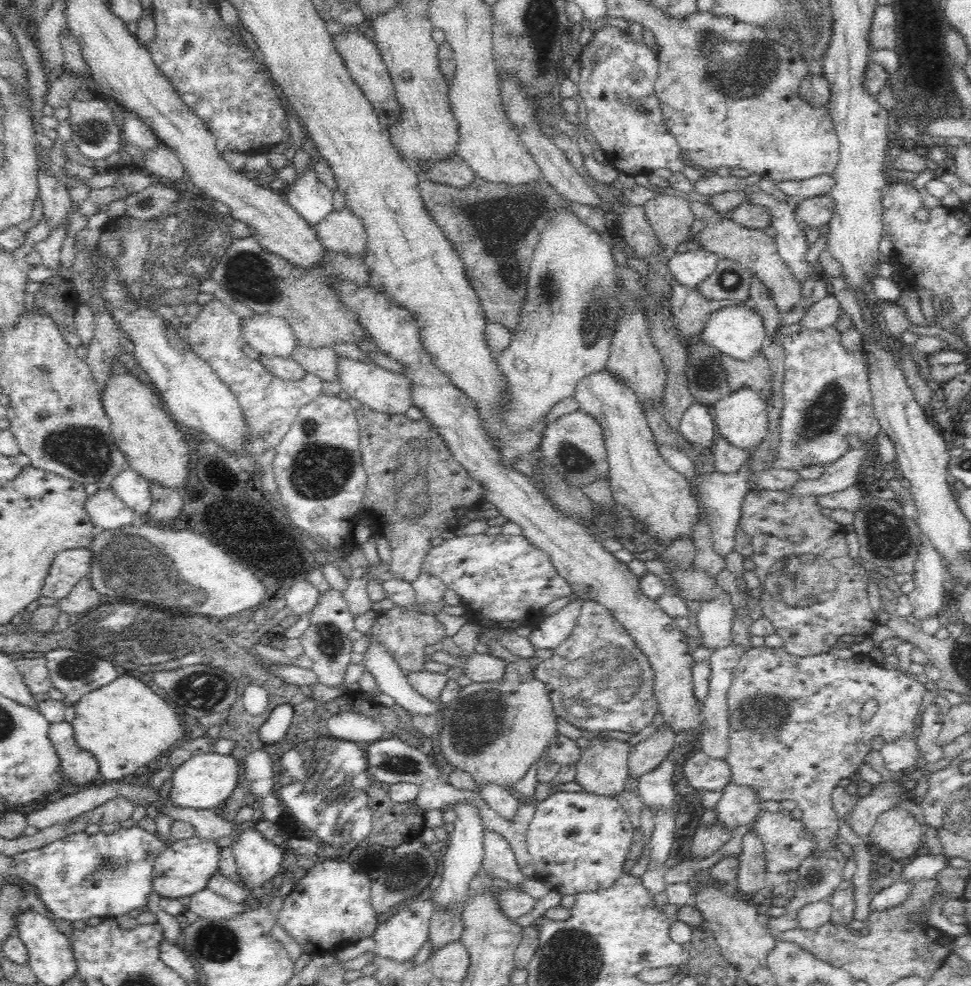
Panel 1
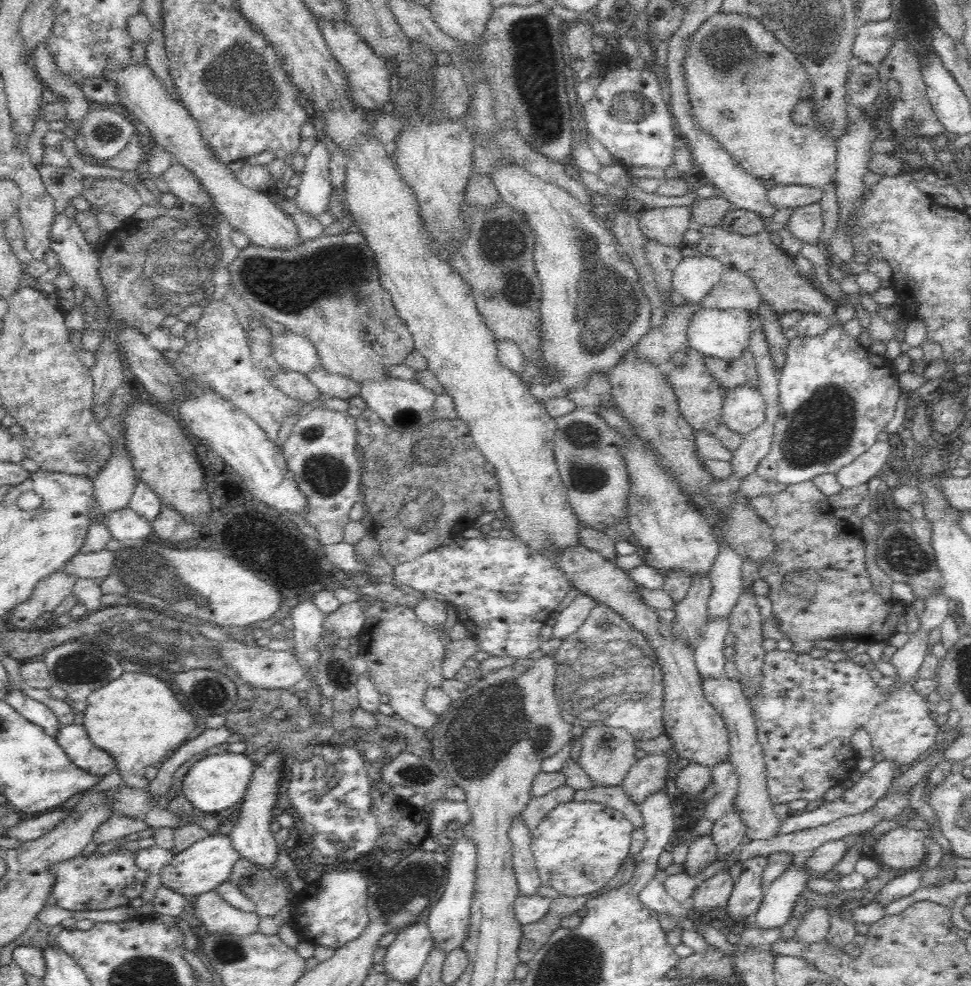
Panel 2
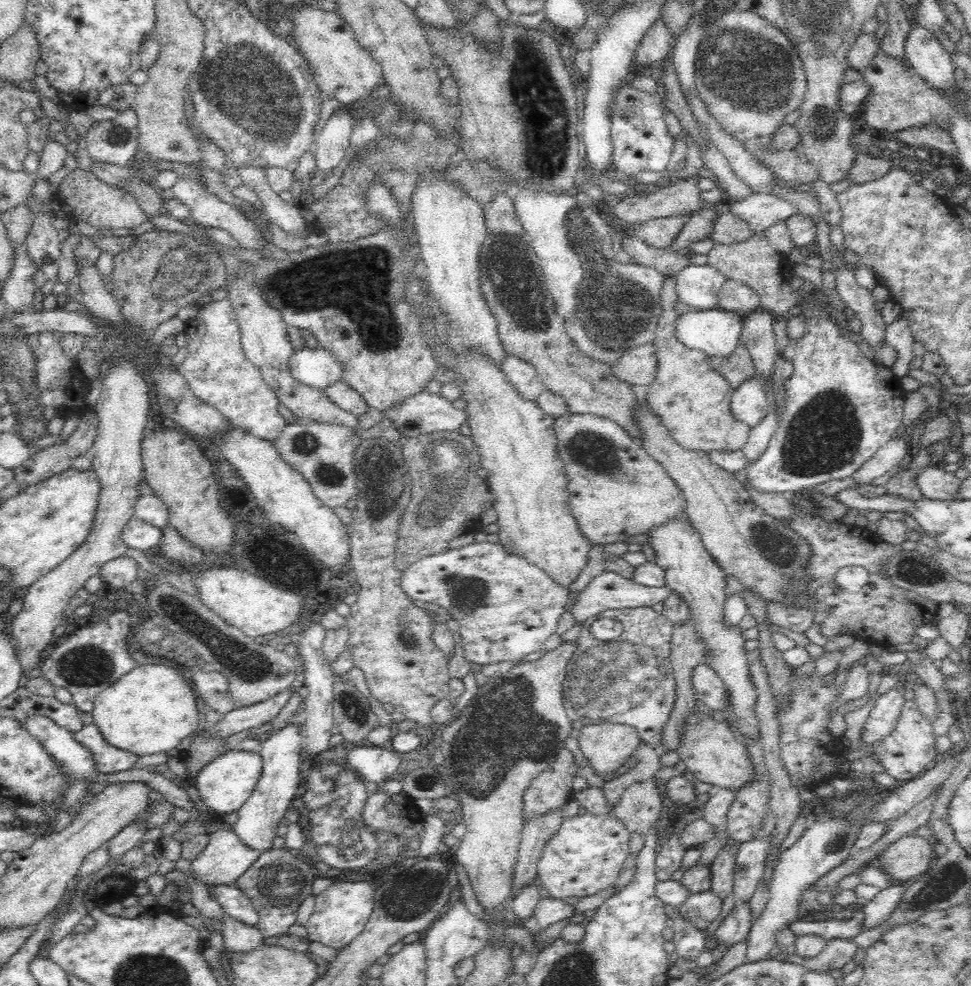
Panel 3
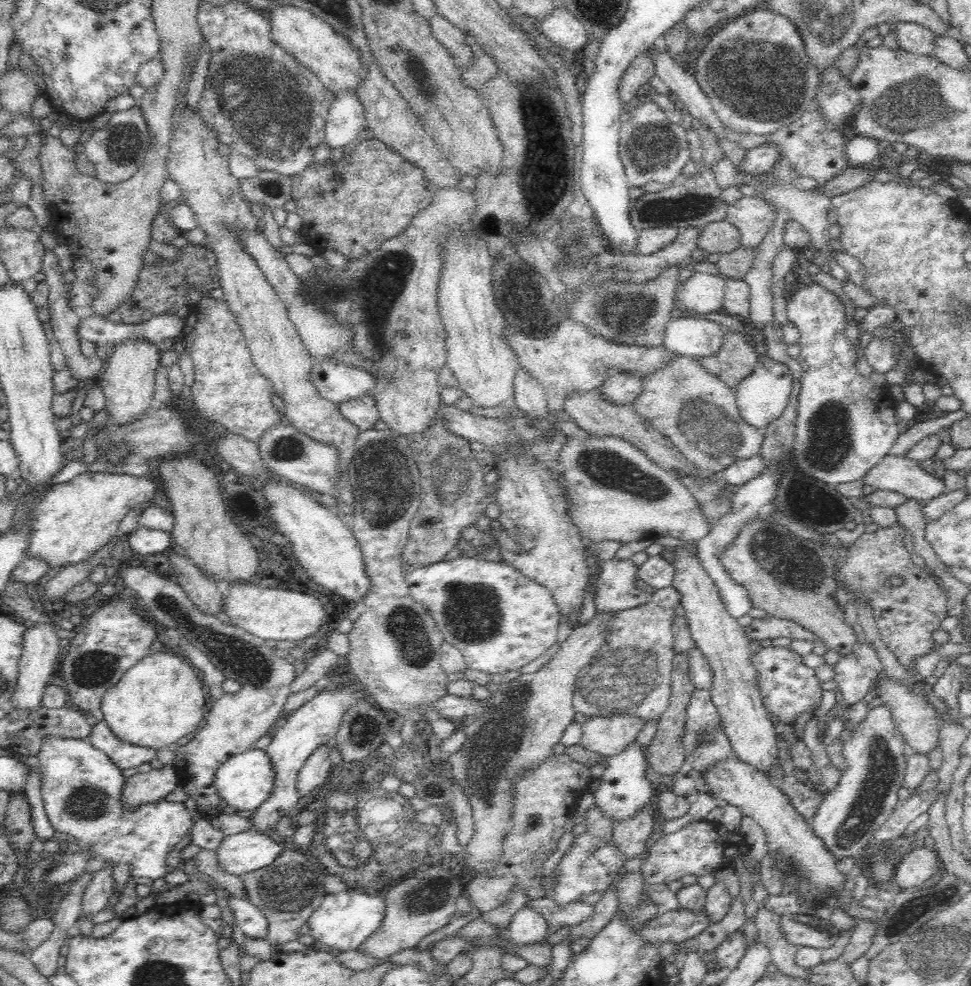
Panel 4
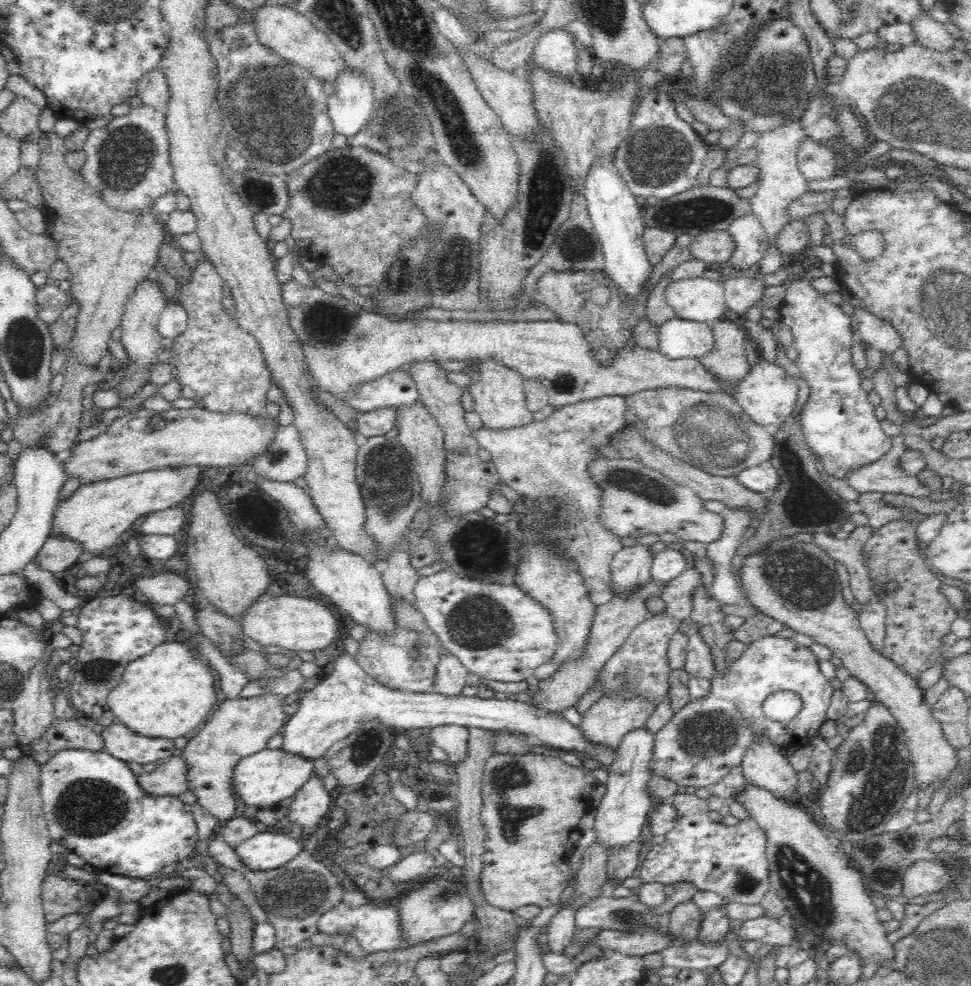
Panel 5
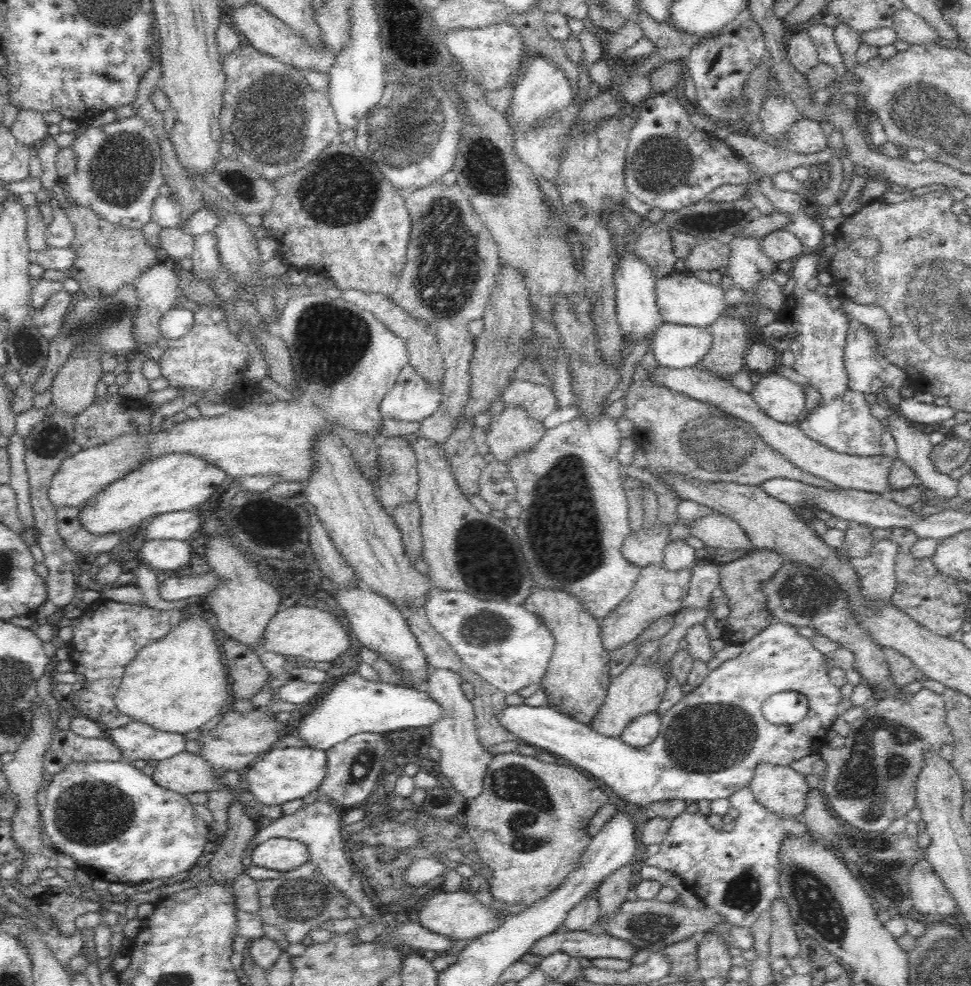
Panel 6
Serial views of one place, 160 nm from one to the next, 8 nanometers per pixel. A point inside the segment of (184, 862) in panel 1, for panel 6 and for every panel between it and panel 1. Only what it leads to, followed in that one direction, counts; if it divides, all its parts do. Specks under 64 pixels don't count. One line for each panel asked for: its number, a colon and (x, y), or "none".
2: (207, 864)
3: (225, 859)
4: (249, 851)
5: (269, 851)
6: (283, 854)

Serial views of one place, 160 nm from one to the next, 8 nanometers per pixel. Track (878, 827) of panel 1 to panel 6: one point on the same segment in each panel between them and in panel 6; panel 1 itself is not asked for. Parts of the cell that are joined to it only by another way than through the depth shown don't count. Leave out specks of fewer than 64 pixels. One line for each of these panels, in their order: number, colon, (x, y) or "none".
2: (904, 849)
3: (908, 858)
4: (919, 865)
5: (926, 877)
6: (929, 895)

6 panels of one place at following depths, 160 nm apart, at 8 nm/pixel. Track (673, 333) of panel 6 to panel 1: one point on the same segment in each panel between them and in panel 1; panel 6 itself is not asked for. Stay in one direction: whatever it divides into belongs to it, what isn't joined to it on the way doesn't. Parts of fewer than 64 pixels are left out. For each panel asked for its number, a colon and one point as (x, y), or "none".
1: (737, 332)
2: (722, 334)
3: (715, 333)
4: (700, 338)
5: (678, 339)

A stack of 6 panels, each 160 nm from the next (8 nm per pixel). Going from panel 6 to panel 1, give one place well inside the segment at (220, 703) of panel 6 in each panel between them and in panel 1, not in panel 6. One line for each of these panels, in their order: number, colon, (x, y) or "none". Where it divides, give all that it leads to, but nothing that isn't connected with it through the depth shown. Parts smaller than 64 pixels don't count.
1: (126, 725)
2: (137, 719)
3: (151, 709)
4: (159, 700)
5: (168, 692)

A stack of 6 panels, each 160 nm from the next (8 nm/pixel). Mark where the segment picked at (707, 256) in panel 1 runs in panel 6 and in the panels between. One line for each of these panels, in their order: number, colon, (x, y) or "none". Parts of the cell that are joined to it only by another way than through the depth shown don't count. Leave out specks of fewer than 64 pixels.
2: (694, 277)
3: (698, 286)
4: (702, 293)
5: (702, 300)
6: (682, 298)

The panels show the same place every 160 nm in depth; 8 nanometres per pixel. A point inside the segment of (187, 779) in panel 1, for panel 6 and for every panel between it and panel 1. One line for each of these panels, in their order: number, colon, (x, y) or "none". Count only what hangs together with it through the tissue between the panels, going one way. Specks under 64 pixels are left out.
2: (216, 782)
3: (224, 785)
4: (244, 782)
5: (271, 775)
6: (280, 775)

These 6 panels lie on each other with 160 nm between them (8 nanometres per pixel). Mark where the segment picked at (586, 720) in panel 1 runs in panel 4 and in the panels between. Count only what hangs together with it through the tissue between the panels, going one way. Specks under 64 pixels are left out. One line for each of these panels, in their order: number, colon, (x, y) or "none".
2: (613, 678)
3: (628, 680)
4: (632, 674)

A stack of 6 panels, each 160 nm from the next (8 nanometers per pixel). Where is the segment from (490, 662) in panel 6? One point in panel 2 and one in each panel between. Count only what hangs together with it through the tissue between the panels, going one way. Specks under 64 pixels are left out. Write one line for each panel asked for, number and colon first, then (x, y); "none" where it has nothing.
2: (504, 593)
3: (506, 608)
4: (500, 621)
5: (498, 632)

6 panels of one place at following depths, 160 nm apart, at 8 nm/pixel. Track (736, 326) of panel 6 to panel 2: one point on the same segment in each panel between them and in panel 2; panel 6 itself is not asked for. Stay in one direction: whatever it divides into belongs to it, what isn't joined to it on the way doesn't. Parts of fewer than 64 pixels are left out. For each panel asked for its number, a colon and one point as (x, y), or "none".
2: (731, 374)
3: (738, 366)
4: (735, 359)
5: (727, 360)

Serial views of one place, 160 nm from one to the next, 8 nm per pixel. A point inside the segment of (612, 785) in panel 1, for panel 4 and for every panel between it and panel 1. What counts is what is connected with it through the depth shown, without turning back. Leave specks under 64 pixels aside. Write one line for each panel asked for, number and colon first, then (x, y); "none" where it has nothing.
2: (607, 753)
3: (607, 745)
4: (605, 735)

